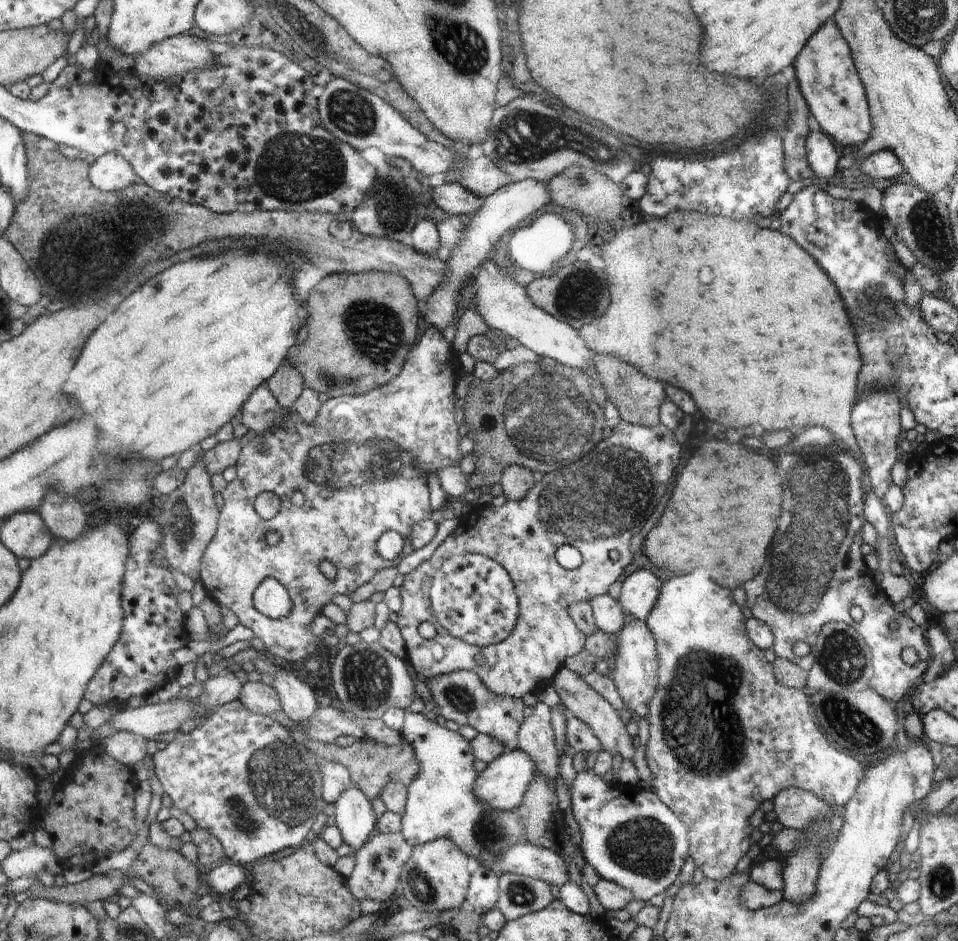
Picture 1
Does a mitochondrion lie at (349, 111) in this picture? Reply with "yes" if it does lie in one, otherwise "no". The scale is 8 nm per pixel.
yes

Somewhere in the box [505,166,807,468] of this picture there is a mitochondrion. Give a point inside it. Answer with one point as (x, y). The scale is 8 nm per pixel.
(579, 295)

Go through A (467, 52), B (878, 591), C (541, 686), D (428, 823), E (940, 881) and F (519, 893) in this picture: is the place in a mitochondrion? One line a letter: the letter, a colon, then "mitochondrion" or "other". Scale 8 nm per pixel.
A: mitochondrion
B: other
C: other
D: other
E: mitochondrion
F: mitochondrion

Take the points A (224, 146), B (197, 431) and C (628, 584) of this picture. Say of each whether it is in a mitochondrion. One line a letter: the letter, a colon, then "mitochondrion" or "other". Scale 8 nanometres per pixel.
A: other
B: other
C: other

